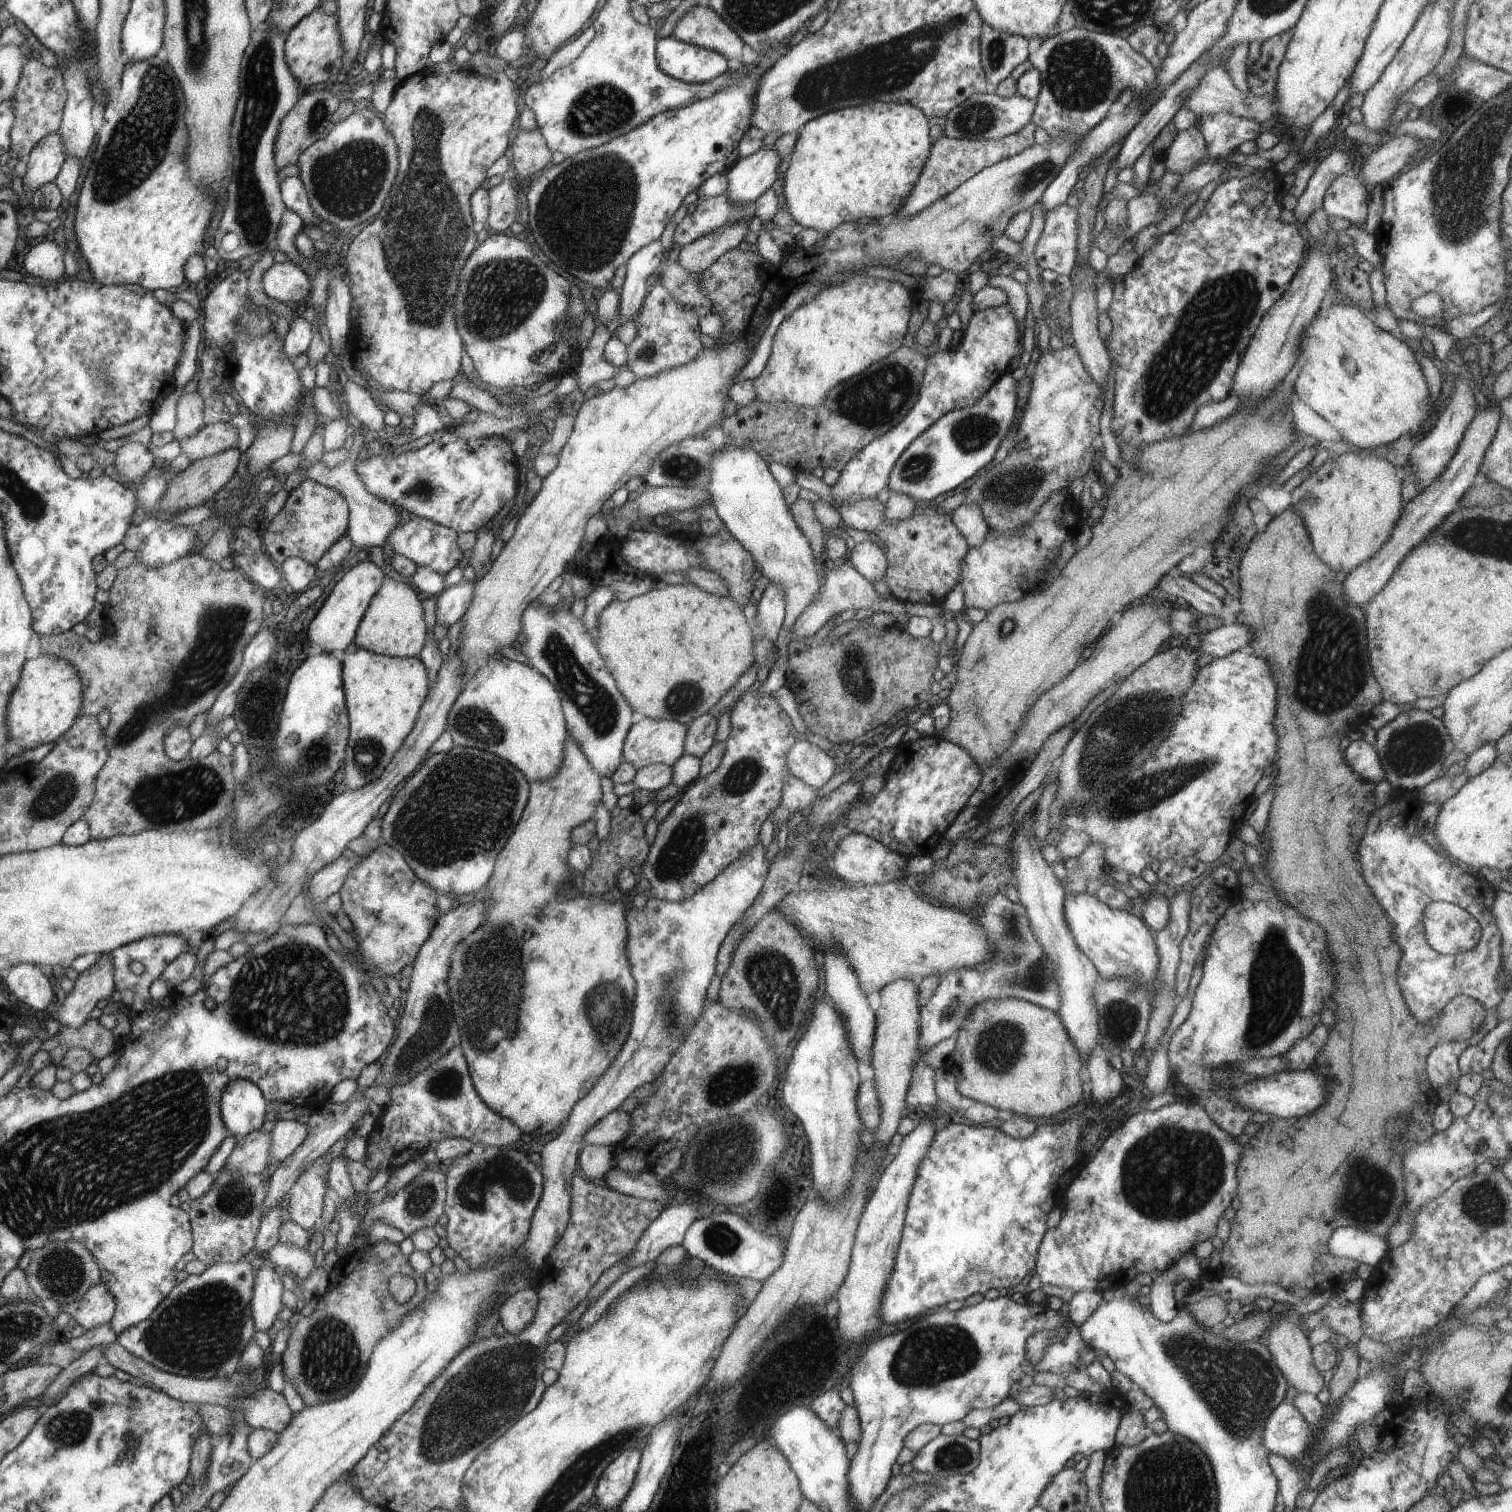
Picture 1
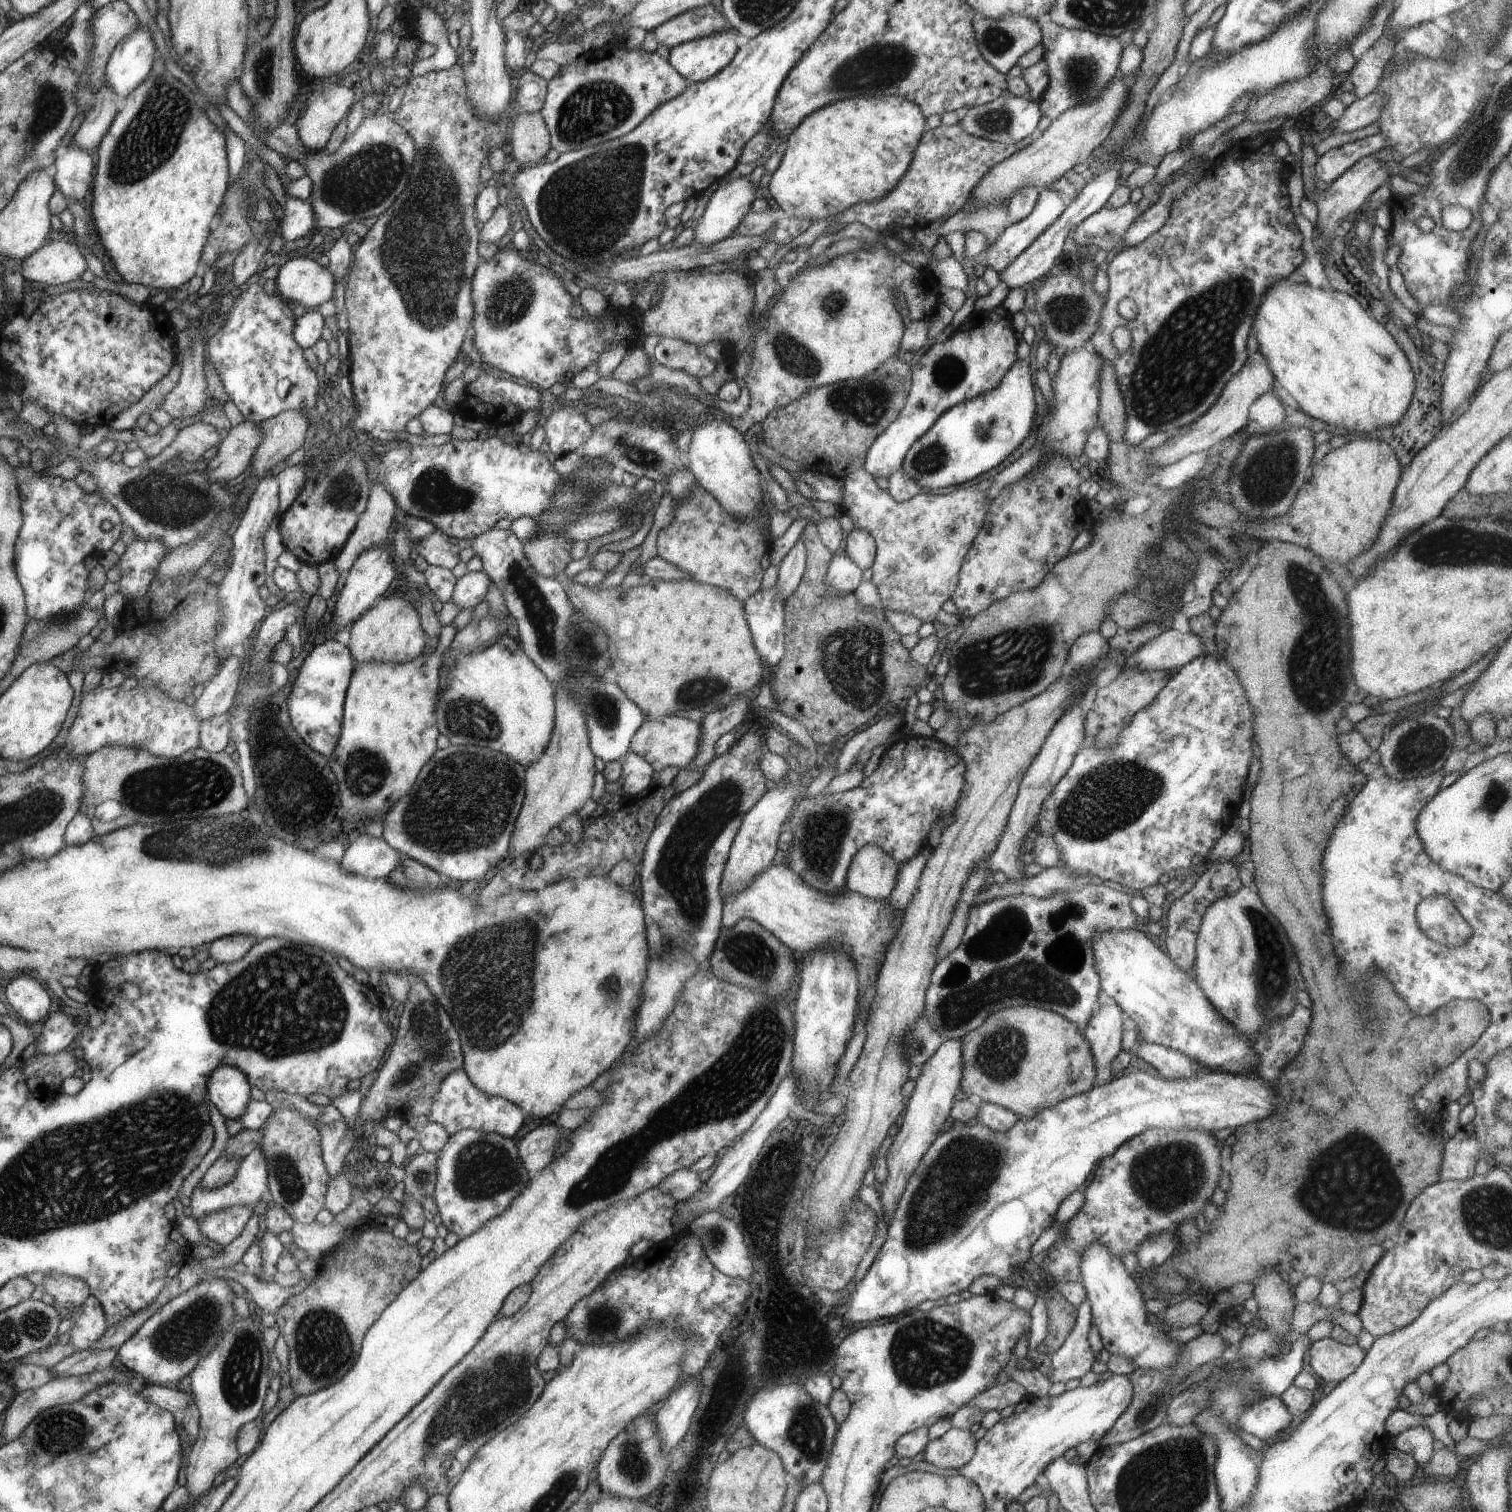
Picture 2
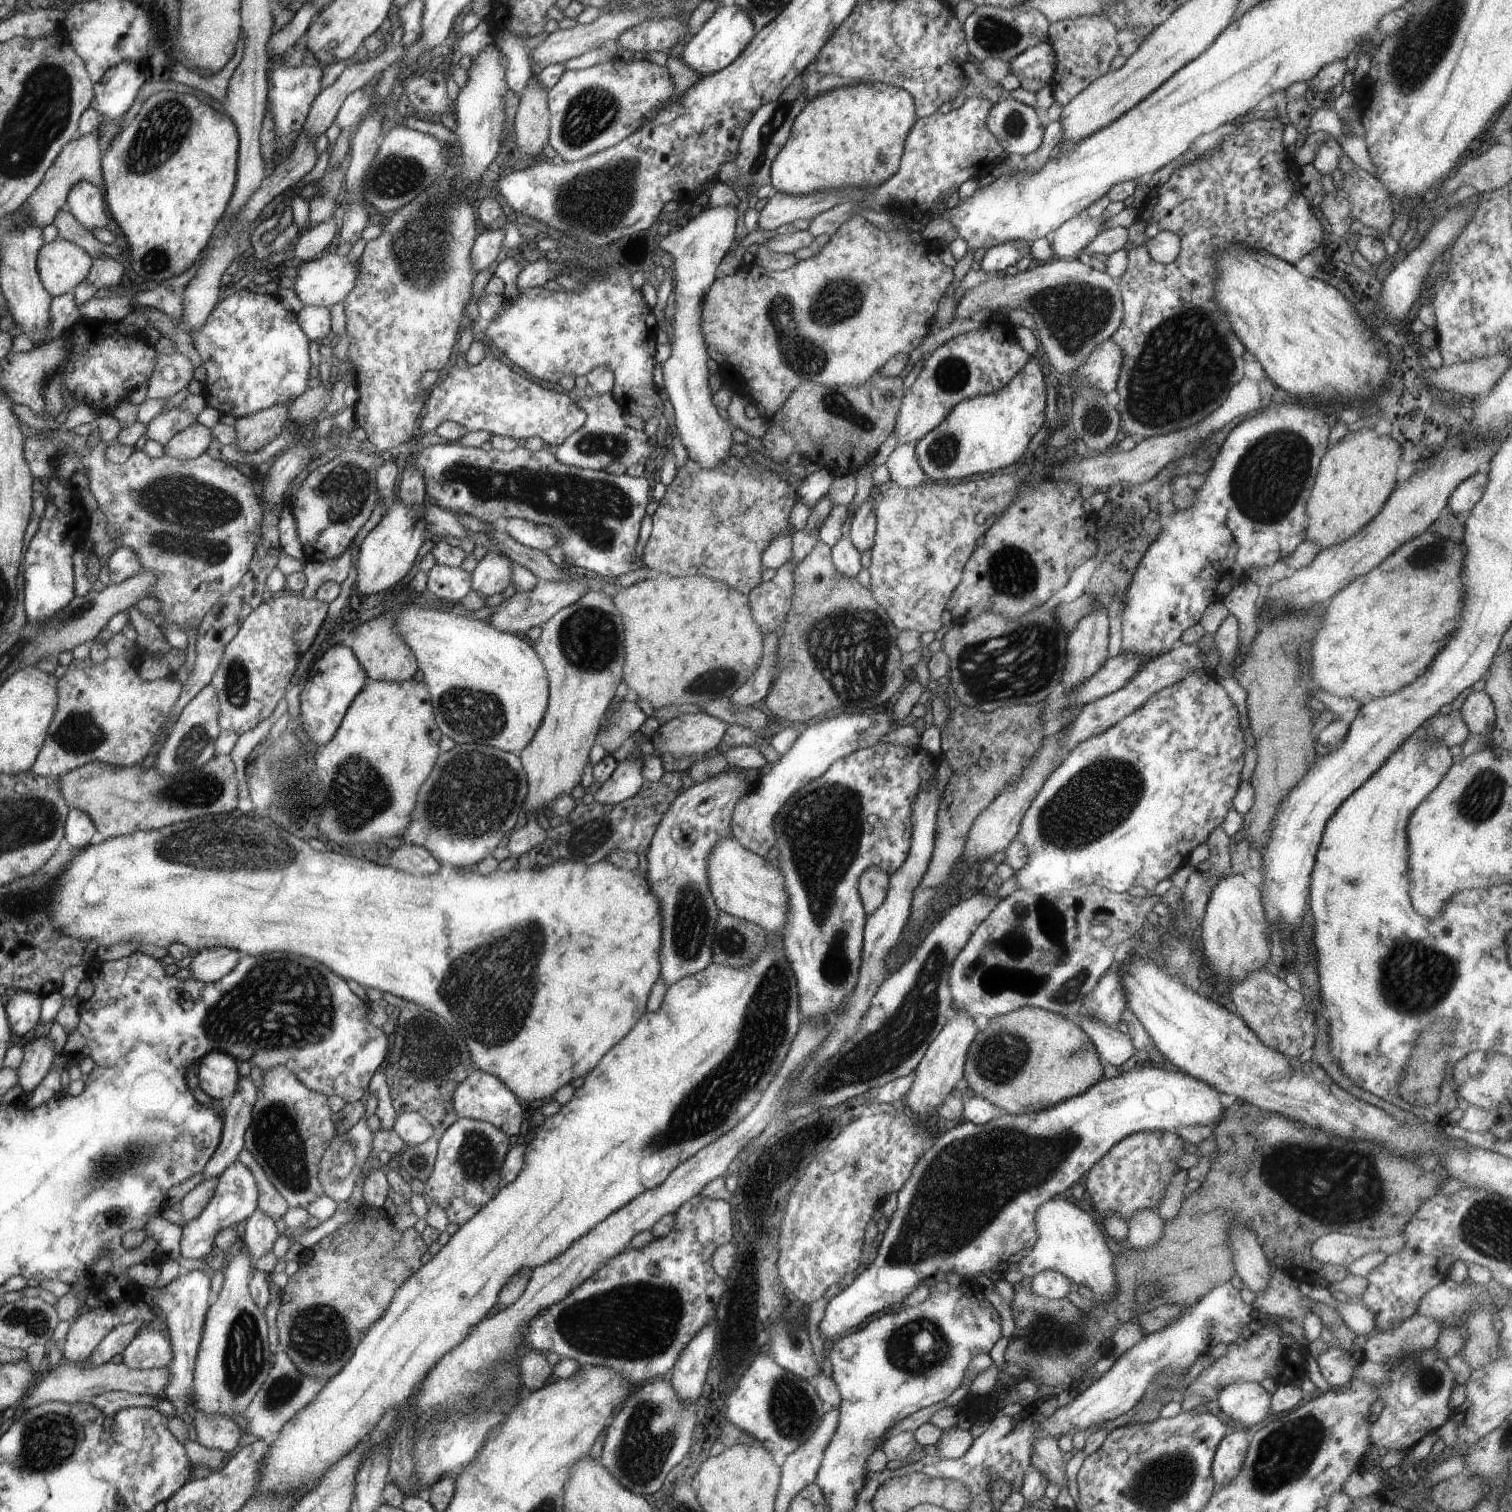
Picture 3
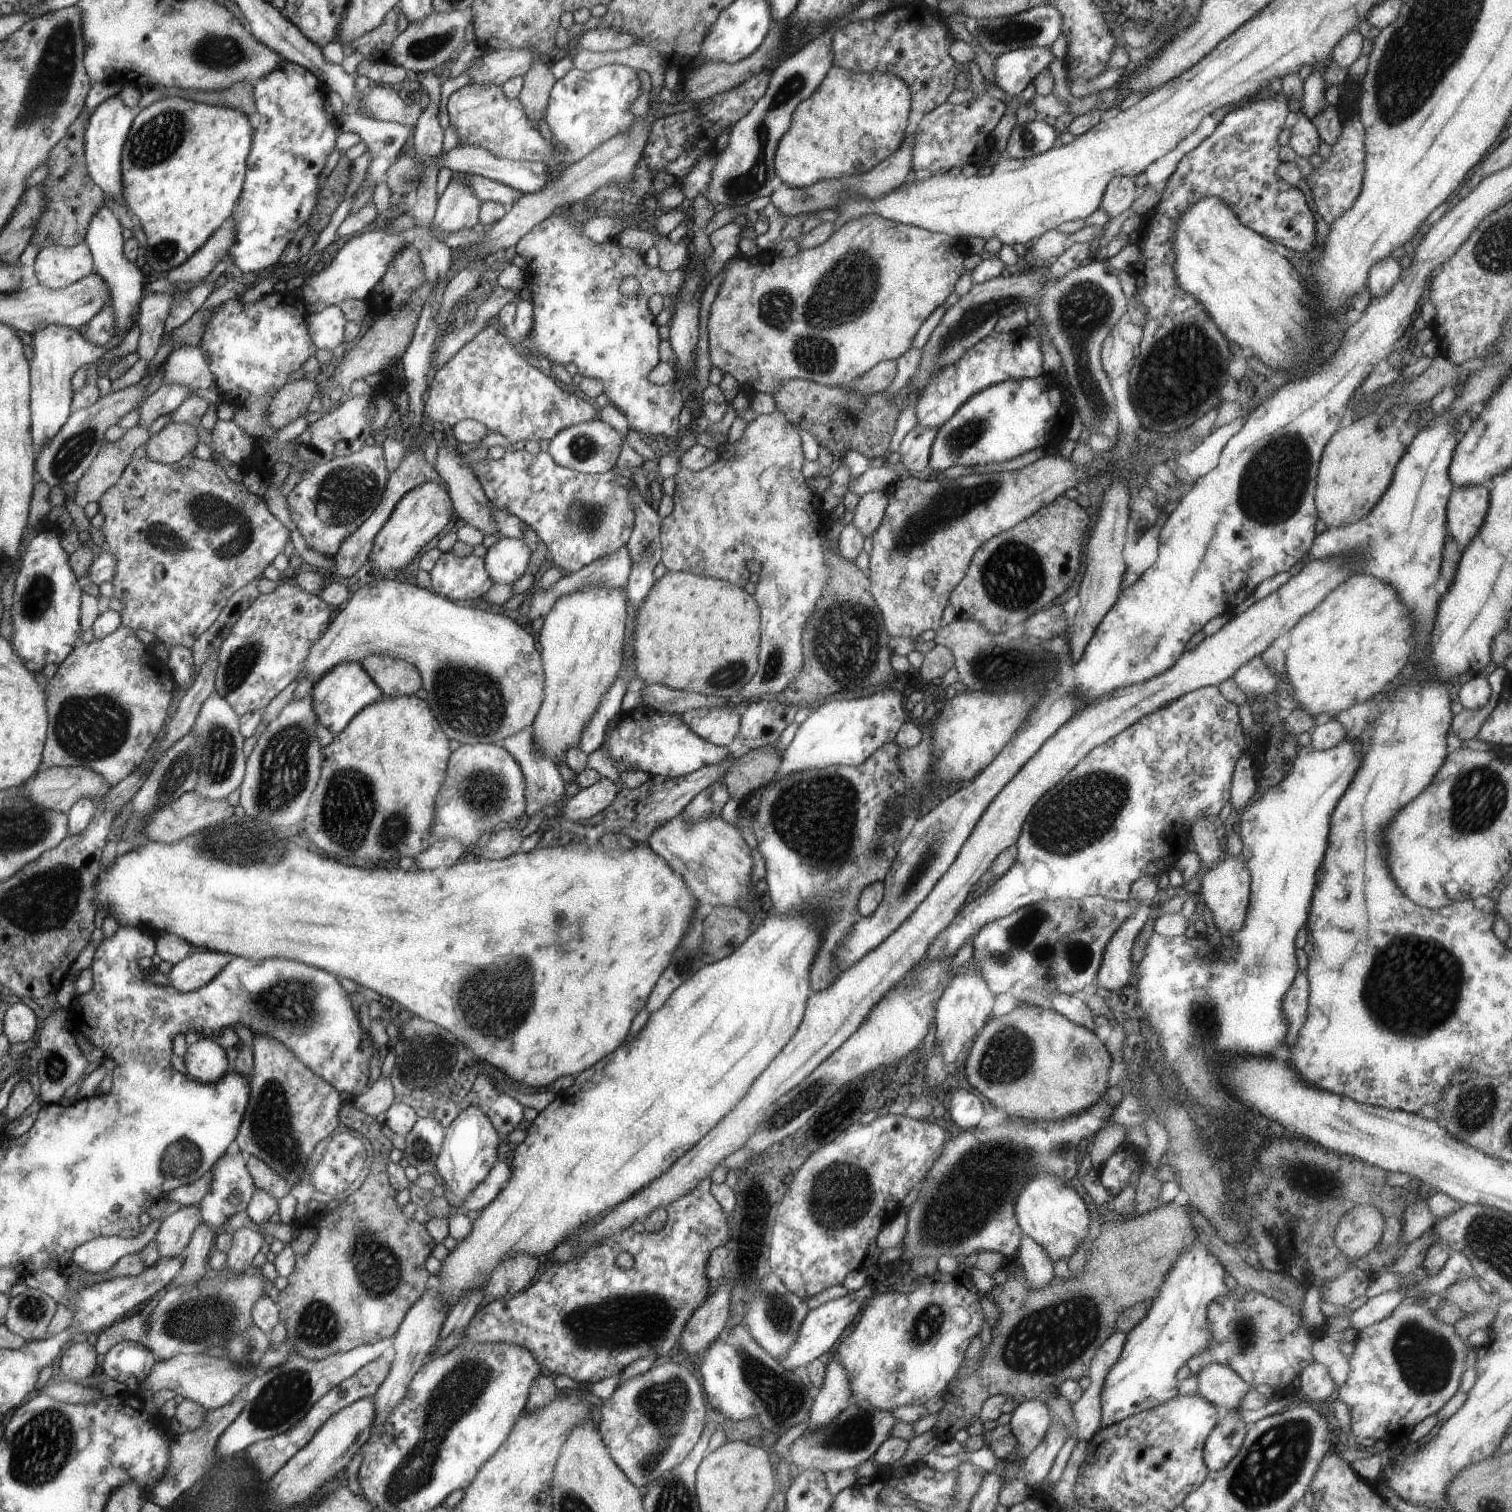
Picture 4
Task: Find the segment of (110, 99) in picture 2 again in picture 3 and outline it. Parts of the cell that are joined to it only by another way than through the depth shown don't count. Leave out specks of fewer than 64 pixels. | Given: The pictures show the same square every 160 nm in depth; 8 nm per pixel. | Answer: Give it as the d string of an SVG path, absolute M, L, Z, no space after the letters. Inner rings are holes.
M98 129L92 130L86 136L79 136L62 150L61 155L50 166L49 171L45 174L45 179L30 194L28 201L18 210L20 214L24 214L26 218L34 220L38 226L49 226L54 222L54 216L67 205L67 197L70 190L80 182L88 182L94 184L99 189L104 188L104 180L102 179L101 157L103 156L102 146L100 146L100 138L98 138Z

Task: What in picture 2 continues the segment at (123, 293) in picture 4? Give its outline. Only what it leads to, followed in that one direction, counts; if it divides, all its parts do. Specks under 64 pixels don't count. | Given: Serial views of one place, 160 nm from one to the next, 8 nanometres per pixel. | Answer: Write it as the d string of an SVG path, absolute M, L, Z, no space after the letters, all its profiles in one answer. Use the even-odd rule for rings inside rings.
M74 140L68 142L68 147L59 153L56 159L57 190L60 190L69 203L70 200L85 202L94 186L96 168L90 152L74 146Z

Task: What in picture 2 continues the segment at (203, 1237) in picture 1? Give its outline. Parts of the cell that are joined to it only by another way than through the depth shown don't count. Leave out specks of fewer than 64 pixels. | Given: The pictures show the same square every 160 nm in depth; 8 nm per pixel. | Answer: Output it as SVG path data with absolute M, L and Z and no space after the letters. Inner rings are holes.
M234 1206L210 1214L202 1220L197 1220L200 1234L205 1236L206 1240L222 1247L230 1245L230 1242L241 1237L257 1209L252 1206Z

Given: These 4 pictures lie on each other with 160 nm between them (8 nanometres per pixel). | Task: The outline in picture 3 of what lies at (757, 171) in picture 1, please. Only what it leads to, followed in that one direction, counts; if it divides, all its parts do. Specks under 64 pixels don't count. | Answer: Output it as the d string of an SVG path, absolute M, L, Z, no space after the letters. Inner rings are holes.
M734 204L716 206L704 212L695 211L691 220L678 232L657 238L654 249L668 252L674 258L673 291L675 312L672 319L673 339L670 358L662 363L664 384L668 400L674 410L677 434L688 451L689 460L698 462L701 468L716 468L724 463L732 448L732 426L718 414L713 402L713 392L708 388L708 352L706 338L702 334L702 308L706 292L717 281L716 272L722 259L735 244L738 208Z

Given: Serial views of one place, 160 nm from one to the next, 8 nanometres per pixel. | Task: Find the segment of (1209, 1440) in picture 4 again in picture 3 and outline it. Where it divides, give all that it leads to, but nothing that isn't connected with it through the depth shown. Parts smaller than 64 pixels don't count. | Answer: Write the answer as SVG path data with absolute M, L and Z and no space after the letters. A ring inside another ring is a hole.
M1235 1427L1218 1444L1211 1465L1211 1476L1216 1485L1228 1486L1232 1482L1232 1478L1242 1470L1250 1435L1249 1430Z

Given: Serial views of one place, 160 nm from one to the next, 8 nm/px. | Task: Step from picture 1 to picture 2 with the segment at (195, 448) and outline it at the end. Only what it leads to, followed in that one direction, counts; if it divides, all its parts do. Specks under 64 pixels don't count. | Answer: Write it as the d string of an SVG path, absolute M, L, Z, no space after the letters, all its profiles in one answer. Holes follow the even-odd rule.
M198 421L179 430L171 444L168 444L155 458L160 465L180 458L183 464L196 462L211 448L216 448L223 442L218 430L210 424Z

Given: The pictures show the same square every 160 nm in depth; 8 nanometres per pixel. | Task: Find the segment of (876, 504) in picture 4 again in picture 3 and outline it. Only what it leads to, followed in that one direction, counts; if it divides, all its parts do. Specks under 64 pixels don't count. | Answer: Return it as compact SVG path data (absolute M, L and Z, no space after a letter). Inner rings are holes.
M868 498L853 516L850 516L848 522L851 524L848 536L852 540L852 545L856 546L860 553L871 550L875 544L877 524L872 498Z

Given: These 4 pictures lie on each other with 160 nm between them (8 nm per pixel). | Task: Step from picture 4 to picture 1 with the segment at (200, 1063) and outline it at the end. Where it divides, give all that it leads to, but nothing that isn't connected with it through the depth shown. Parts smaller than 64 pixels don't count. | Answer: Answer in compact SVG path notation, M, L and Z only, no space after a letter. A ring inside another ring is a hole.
M242 1078L230 1082L221 1097L221 1115L229 1135L244 1138L250 1132L260 1131L268 1104L256 1083Z

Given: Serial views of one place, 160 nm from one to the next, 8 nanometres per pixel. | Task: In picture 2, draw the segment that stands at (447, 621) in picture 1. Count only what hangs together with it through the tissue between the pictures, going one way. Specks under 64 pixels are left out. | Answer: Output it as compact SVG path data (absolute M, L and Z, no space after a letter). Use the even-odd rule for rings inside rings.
M484 571L469 572L458 579L454 588L451 602L458 604L460 608L475 608L478 604L486 600L486 595L492 580Z

